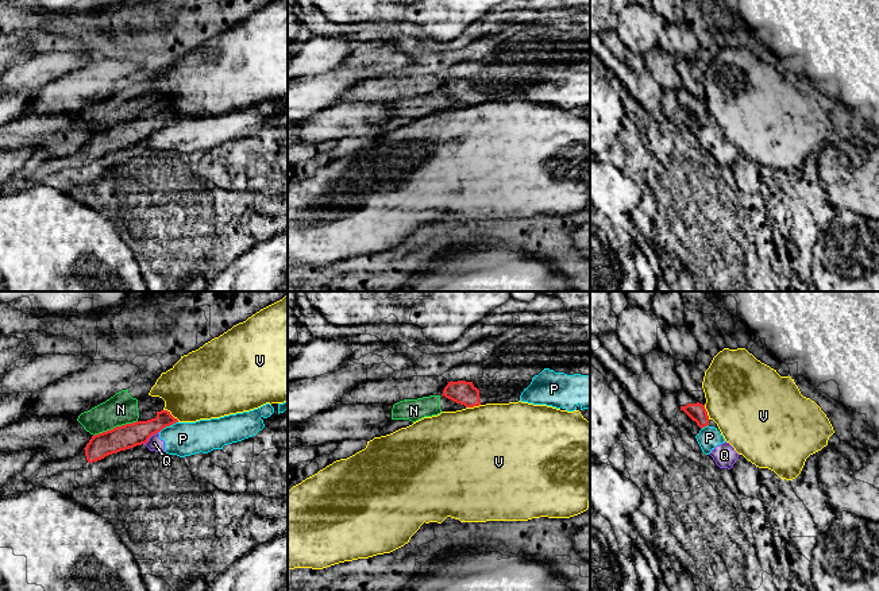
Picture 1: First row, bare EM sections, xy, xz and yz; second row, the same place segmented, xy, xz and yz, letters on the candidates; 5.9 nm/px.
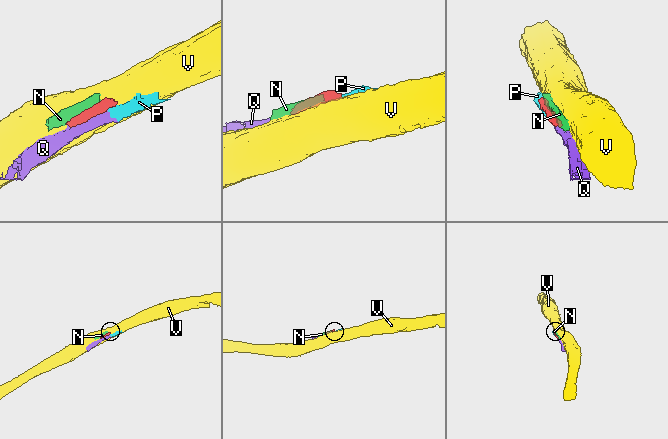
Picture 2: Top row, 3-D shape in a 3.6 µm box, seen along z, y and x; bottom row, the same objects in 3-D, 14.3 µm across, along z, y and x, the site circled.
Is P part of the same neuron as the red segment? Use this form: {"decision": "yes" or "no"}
{"decision": "no"}

